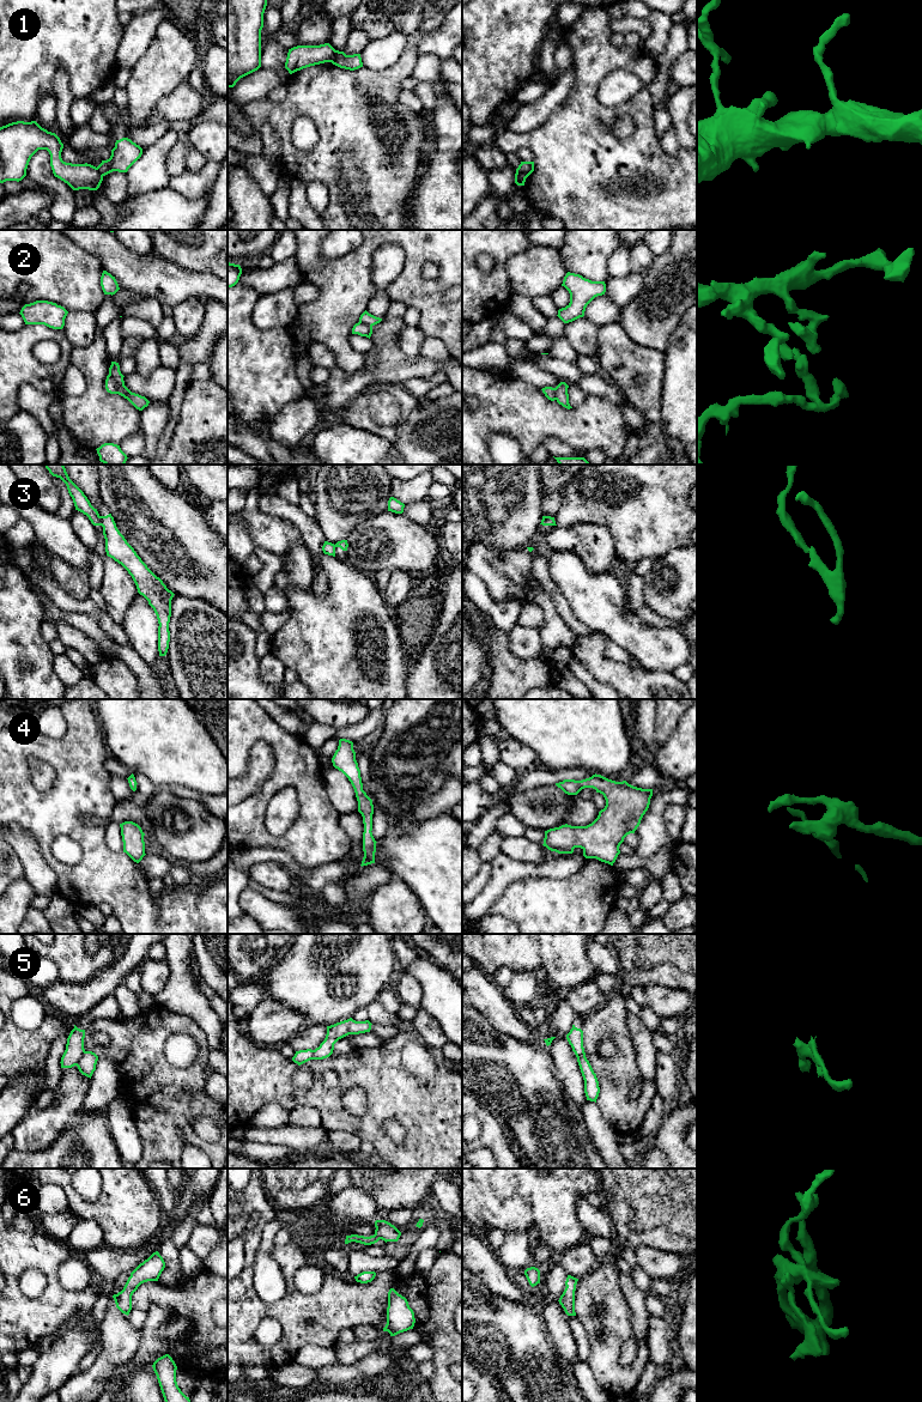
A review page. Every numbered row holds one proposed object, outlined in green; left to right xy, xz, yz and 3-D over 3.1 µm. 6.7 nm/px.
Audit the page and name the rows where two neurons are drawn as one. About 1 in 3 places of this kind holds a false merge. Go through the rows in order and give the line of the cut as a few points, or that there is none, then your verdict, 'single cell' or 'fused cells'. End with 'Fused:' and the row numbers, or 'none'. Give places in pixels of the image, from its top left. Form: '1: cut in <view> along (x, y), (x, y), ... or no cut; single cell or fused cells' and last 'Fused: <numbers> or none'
1: cut in xz along (335, 50), (329, 61); fused cells
2: cut in xy along (109, 372), (116, 384), (117, 393); fused cells
3: cut in xy along (99, 516), (102, 525); fused cells
4: no cut; single cell
5: cut in xy along (85, 1051), (76, 1064); fused cells
6: no cut; single cell
Fused: 1, 2, 3, 5

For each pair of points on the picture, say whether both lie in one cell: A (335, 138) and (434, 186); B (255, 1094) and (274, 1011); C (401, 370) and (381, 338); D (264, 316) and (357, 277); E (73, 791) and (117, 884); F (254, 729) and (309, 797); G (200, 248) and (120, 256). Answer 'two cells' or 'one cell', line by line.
A: two cells
B: two cells
C: one cell
D: two cells
E: one cell
F: one cell
G: two cells

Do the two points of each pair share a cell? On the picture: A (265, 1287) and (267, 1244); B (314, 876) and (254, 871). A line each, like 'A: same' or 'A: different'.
A: same
B: different

